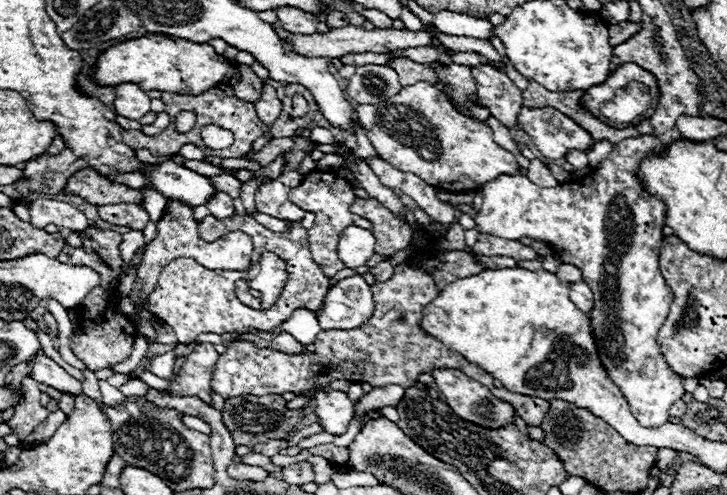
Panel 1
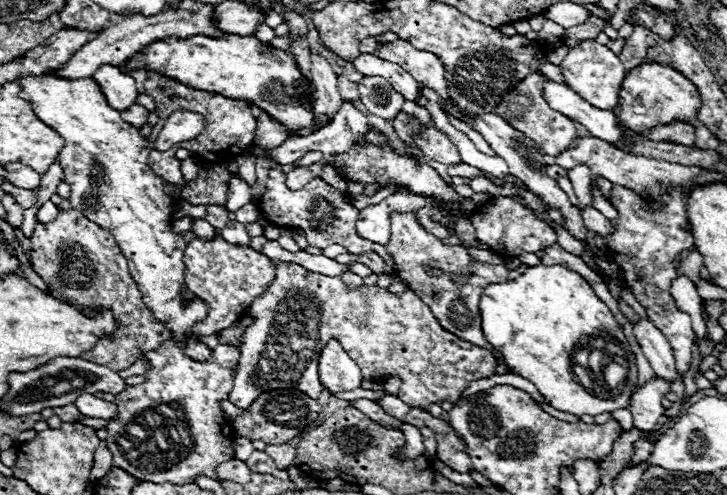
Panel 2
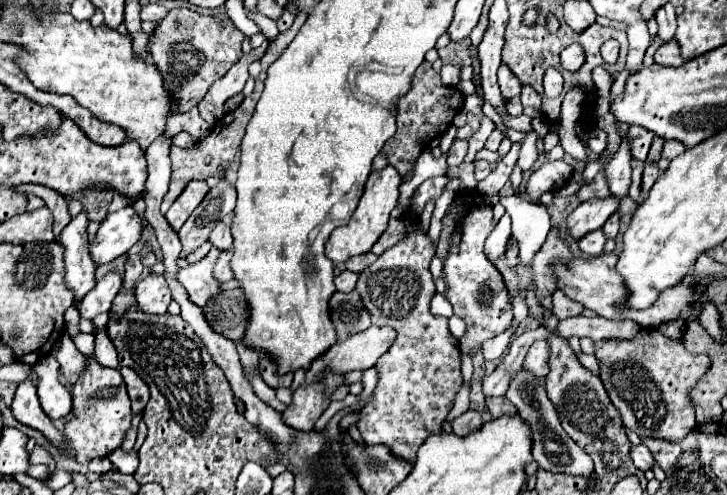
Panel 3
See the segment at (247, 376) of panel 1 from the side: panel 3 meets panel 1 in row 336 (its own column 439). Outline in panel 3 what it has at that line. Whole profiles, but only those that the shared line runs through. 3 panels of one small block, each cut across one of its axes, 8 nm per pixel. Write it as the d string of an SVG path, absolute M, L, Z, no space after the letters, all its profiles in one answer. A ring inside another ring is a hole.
M424 232L406 234L396 246L378 256L378 260L358 276L356 284L356 290L372 316L372 324L384 324L398 330L392 348L388 350L388 354L380 356L376 364L380 380L374 390L374 400L360 414L358 430L366 444L384 444L396 458L402 458L410 464L414 464L416 460L418 446L422 446L430 434L442 430L442 424L446 422L446 416L454 406L456 392L462 386L458 342L448 330L448 320L430 314L430 300L436 294L436 290L432 290L430 274L430 260L434 258L434 254L436 244L428 238L428 234Z

